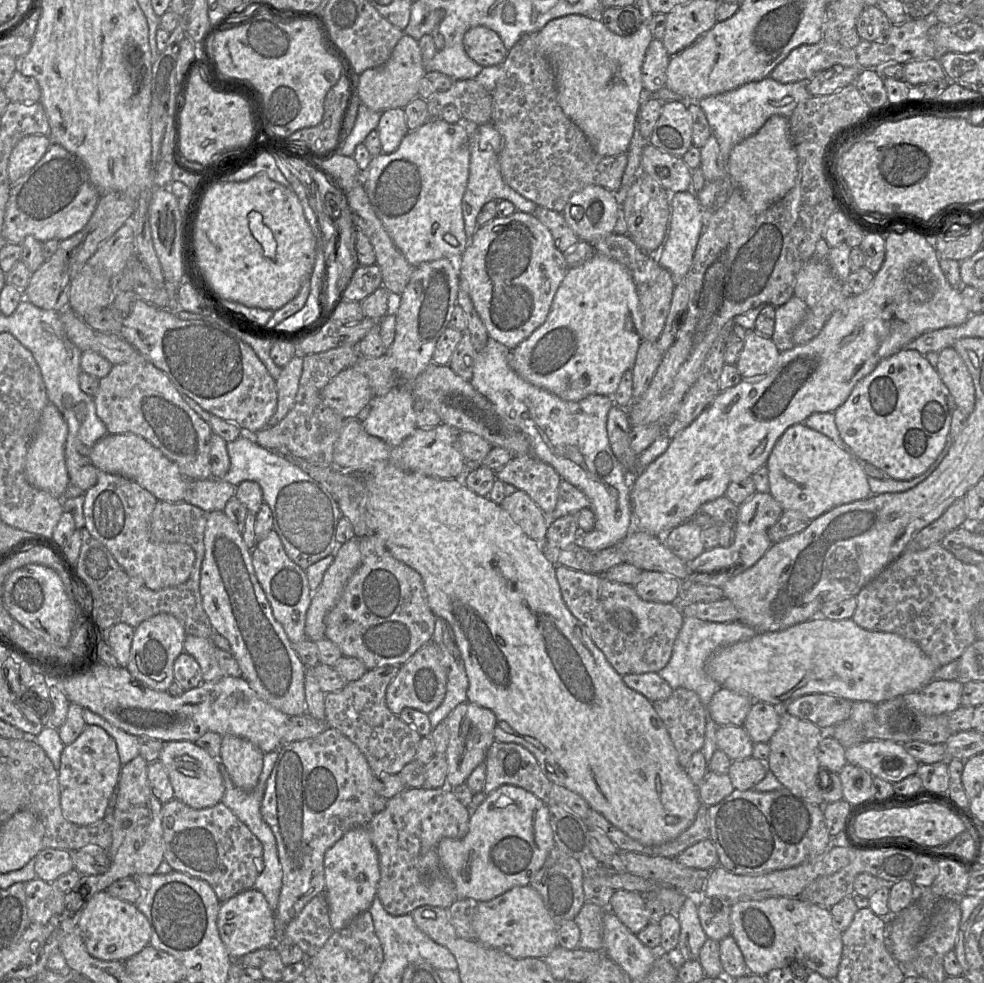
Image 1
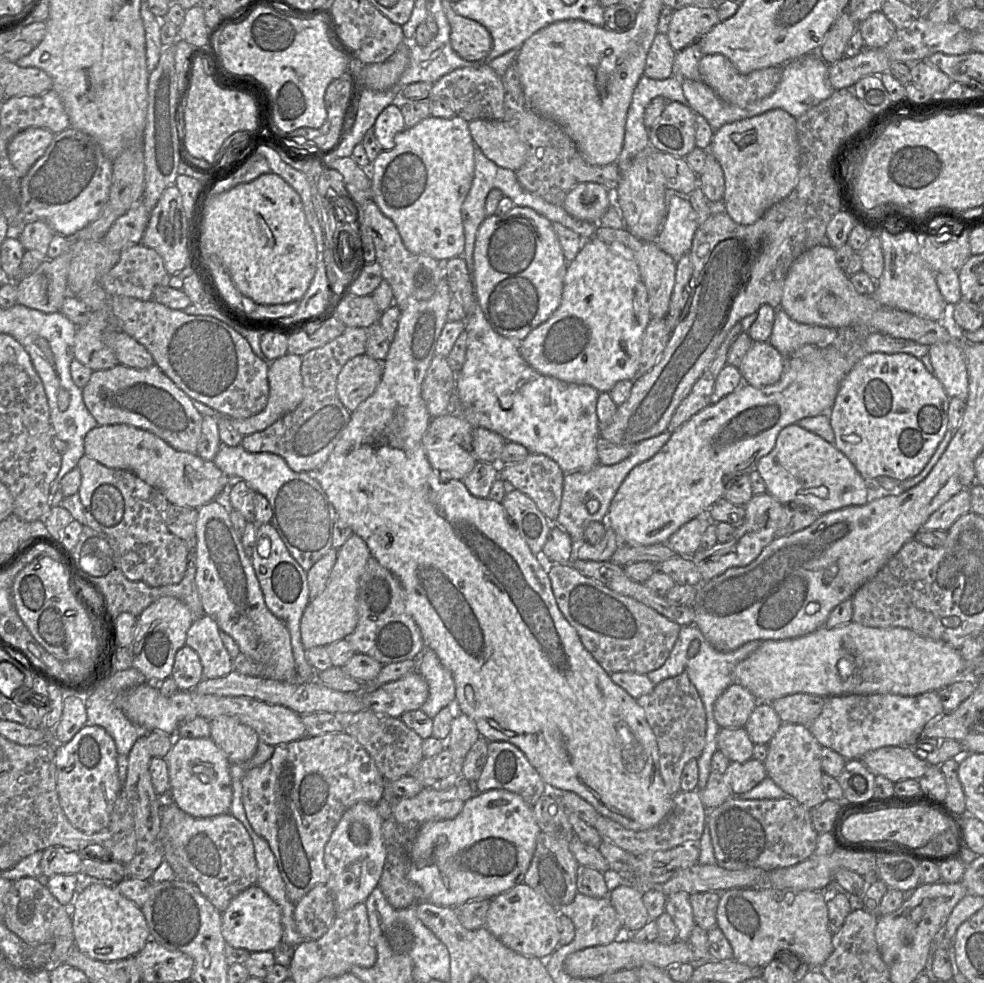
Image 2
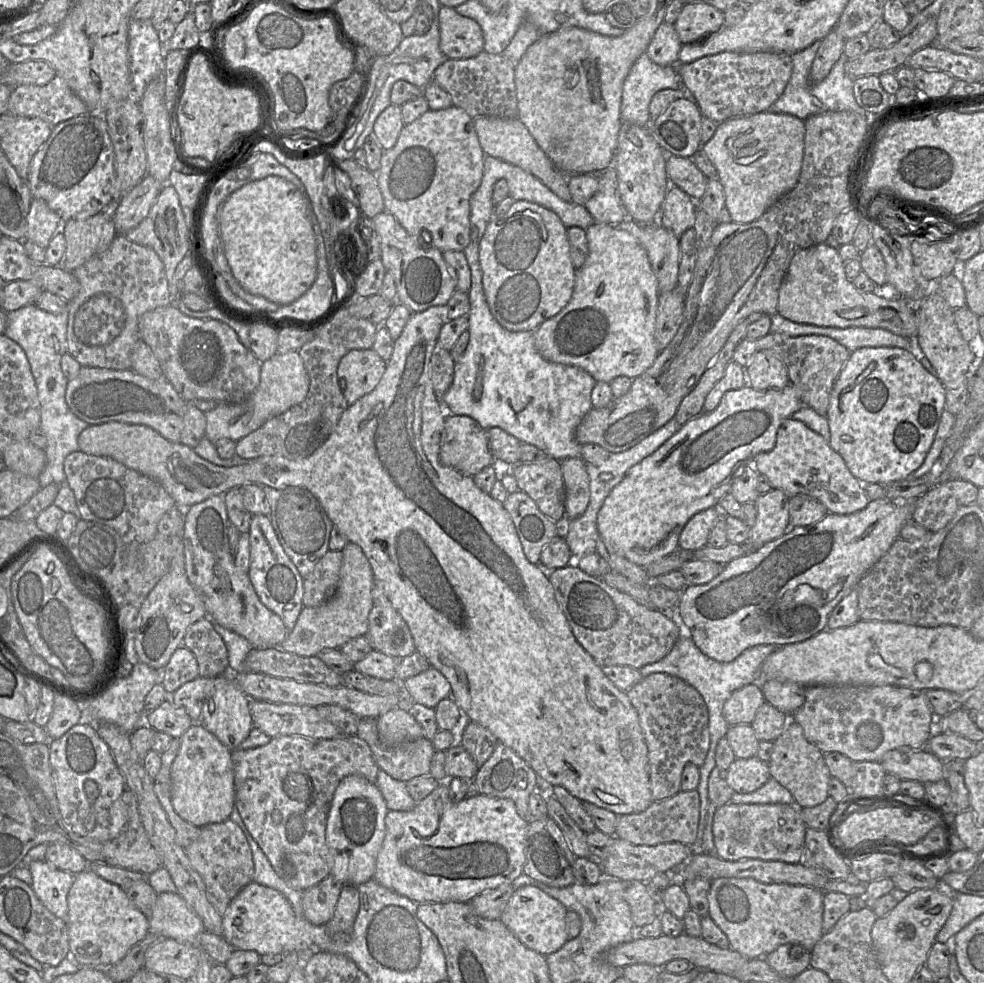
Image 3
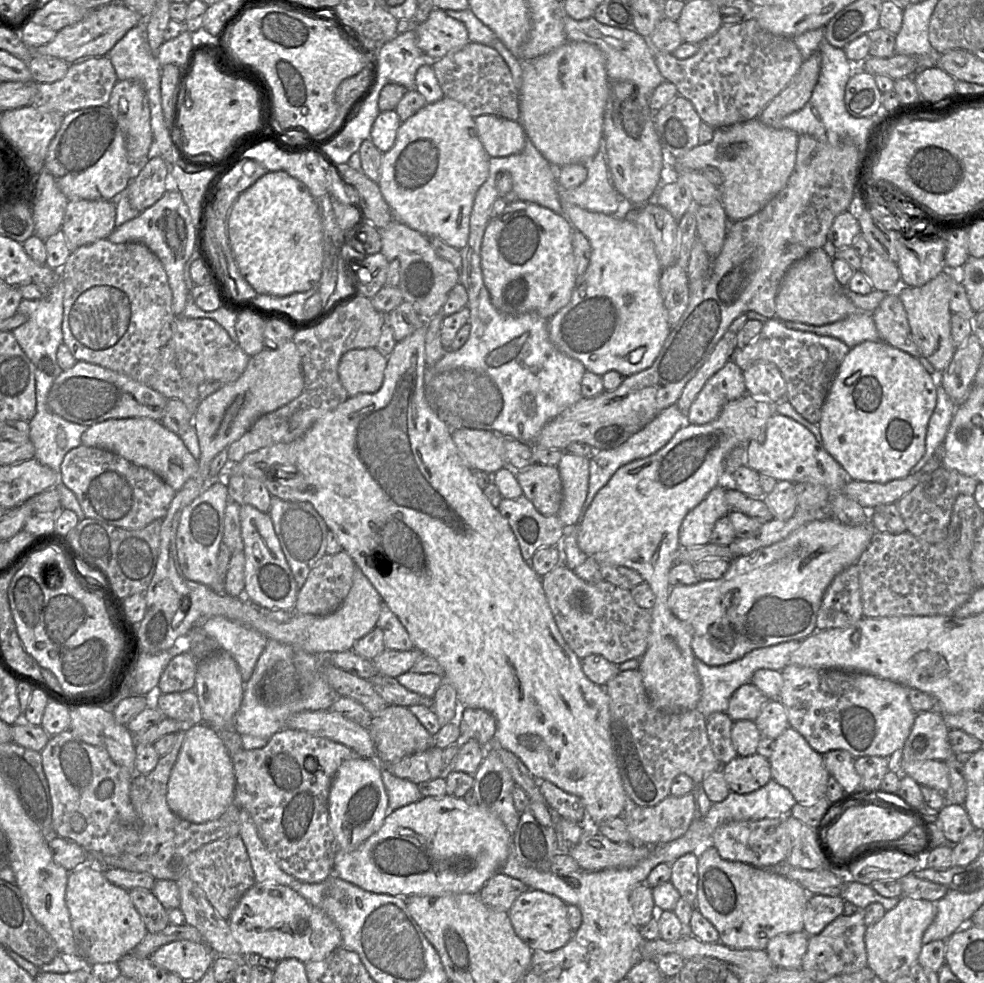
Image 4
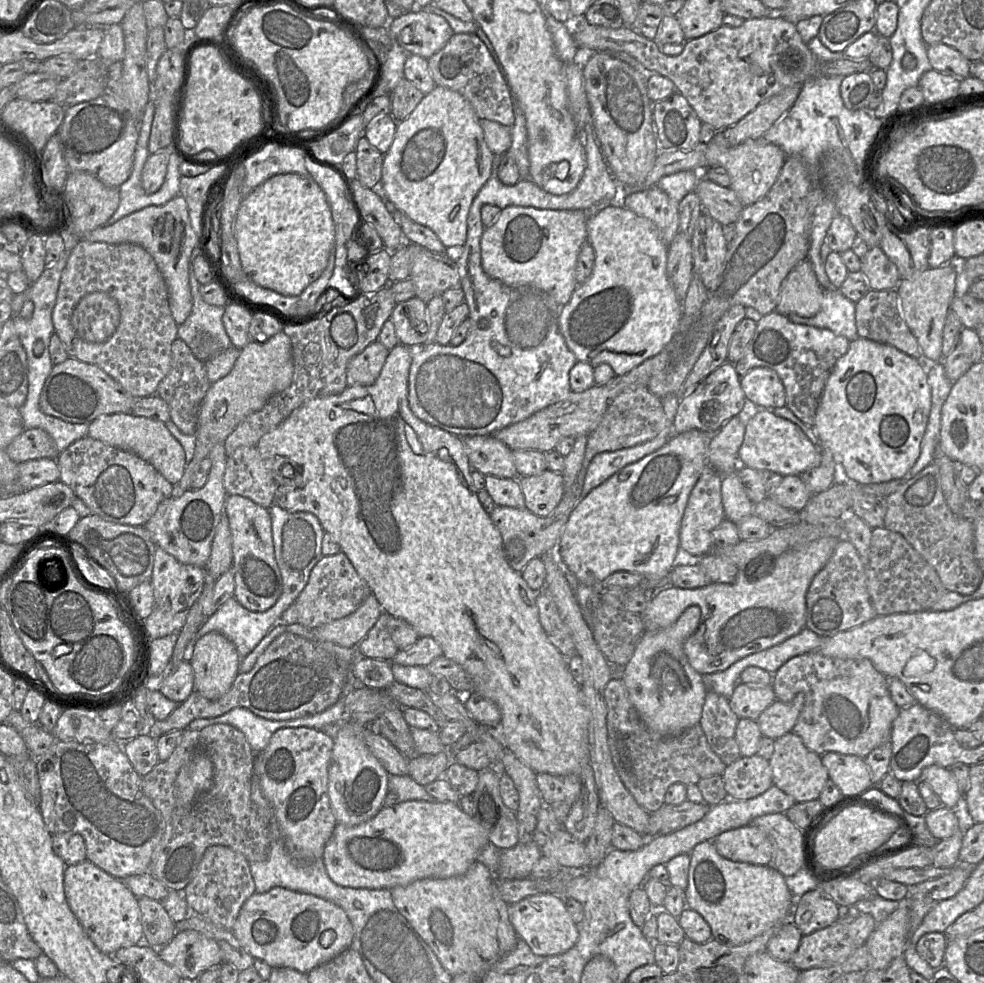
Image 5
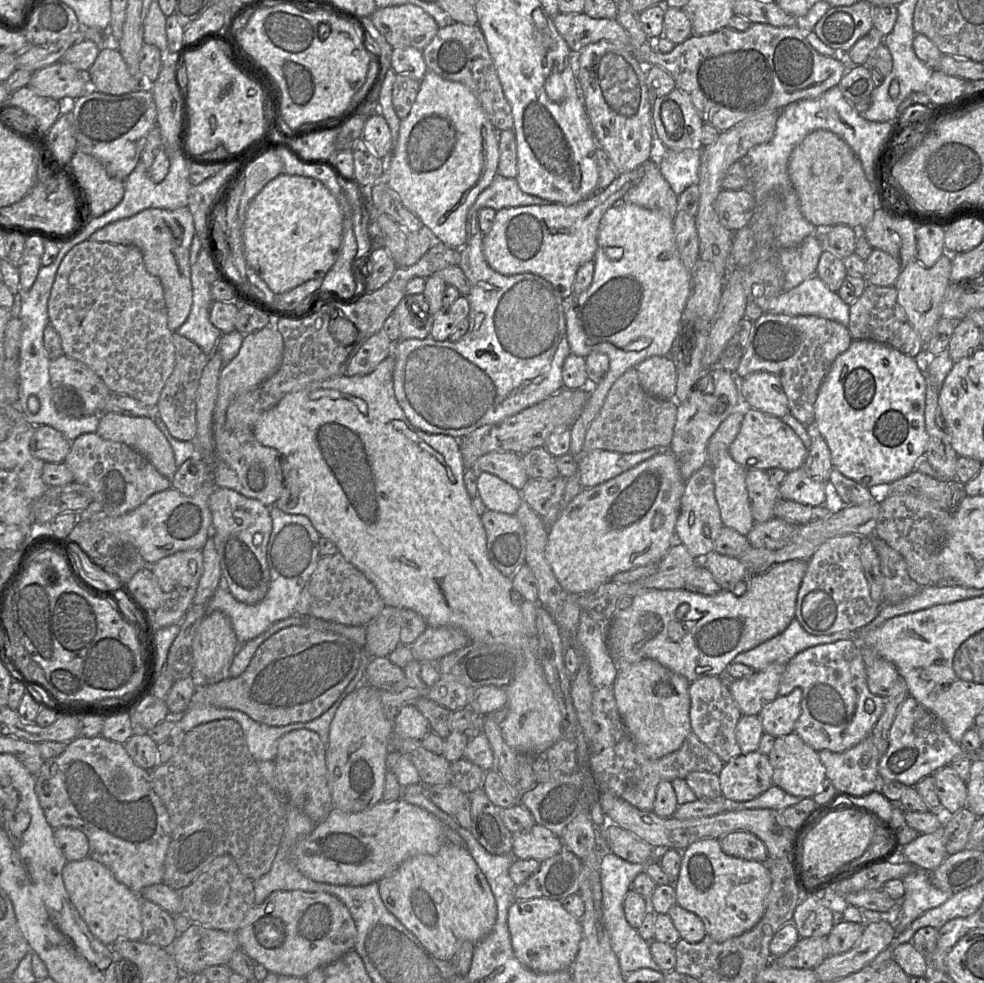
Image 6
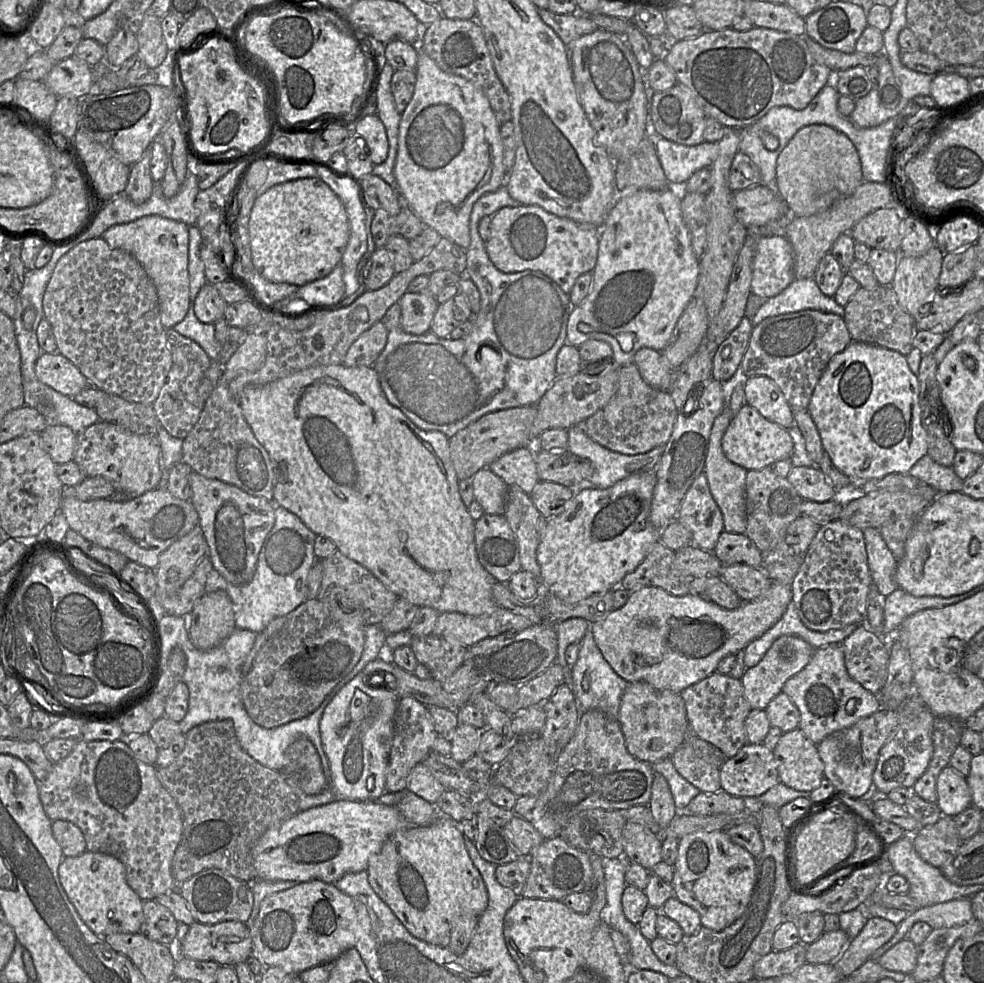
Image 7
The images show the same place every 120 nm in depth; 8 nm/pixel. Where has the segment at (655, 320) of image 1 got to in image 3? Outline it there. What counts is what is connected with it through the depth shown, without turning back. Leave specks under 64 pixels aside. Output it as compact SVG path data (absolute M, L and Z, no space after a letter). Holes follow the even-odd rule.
M633 220L611 226L629 232L646 250L657 278L659 295L677 288L680 242L676 235L658 224L642 229Z

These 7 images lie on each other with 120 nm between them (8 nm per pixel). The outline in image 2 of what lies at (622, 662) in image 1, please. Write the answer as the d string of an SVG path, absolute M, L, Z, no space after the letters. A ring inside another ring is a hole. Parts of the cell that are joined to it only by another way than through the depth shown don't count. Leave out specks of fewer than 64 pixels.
M550 564L548 576L559 610L576 630L583 646L608 673L633 672L646 674L660 668L669 657L681 626L641 602L621 595L602 583L581 574L570 564Z

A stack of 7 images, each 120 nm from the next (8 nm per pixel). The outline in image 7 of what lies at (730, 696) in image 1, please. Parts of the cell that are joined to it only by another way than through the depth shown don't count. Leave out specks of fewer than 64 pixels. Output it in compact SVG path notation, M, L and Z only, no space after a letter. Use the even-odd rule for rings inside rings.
M784 635L776 639L761 661L756 666L746 669L741 678L751 709L765 710L768 704L782 692L785 682L810 662L814 650L816 649L797 636Z

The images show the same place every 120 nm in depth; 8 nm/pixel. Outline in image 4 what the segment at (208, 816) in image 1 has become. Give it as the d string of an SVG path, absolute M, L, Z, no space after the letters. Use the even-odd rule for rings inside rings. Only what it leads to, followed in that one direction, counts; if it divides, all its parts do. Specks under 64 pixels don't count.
M240 836L212 841L191 853L188 874L203 890L218 915L226 920L245 892L256 883L246 847Z

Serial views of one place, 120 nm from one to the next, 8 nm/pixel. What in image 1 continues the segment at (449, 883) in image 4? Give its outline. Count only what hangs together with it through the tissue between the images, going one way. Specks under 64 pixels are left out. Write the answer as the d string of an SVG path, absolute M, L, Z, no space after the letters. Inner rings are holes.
M468 701L457 705L446 718L449 733L445 757L448 764L447 788L465 783L477 765L485 760L486 753L494 742L495 714L484 707ZM502 785L488 794L471 812L467 834L461 839L443 838L438 844L437 853L440 864L453 882L458 897L484 902L515 886L529 885L554 846L547 803L521 787Z

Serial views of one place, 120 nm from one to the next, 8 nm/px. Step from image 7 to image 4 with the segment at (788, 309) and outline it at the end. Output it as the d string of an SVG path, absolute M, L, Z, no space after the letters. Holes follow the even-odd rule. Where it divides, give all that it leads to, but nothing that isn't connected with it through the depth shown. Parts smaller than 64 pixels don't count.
M859 311L846 319L822 326L800 322L784 323L789 329L836 338L845 343L850 349L865 341L880 341L872 315L865 311Z

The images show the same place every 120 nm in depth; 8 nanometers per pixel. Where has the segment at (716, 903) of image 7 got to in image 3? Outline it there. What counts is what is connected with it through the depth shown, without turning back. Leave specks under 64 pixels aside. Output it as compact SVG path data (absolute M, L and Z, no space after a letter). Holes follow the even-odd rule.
M719 878L710 882L709 916L727 936L731 949L749 960L765 958L783 944L800 945L811 952L824 935L823 898L821 890L803 885L764 884L752 878Z

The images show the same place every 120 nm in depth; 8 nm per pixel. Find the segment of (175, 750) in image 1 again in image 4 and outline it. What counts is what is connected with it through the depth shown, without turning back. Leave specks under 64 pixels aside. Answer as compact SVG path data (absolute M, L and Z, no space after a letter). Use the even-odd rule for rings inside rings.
M205 723L188 727L168 781L167 804L171 811L196 824L216 820L234 802L234 792L234 768L219 731Z

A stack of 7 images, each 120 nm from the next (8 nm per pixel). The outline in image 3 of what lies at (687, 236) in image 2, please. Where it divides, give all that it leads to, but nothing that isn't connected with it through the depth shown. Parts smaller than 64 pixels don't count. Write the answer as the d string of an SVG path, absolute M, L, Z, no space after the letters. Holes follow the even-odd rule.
M668 178L667 193L655 224L670 230L679 238L687 229L694 227L697 207L698 202Z

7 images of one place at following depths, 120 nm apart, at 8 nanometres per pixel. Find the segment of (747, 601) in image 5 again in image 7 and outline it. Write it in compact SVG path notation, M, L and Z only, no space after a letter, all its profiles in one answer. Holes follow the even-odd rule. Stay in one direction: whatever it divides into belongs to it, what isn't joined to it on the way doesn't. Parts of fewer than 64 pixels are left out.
M772 583L758 599L742 602L736 609L727 610L701 595L673 596L661 588L645 586L630 592L624 606L611 611L605 619L590 624L590 629L604 659L627 683L644 681L655 689L680 694L687 687L716 672L722 658L736 655L774 626L791 599L790 585Z

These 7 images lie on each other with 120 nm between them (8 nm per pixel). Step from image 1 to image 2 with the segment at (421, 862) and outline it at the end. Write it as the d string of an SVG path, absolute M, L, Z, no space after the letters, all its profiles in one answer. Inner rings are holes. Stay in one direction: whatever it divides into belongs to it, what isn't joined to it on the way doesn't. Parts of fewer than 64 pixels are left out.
M455 785L446 791L434 787L424 788L413 798L399 798L392 807L390 816L382 823L382 838L386 859L378 886L388 903L397 910L409 908L425 901L423 890L408 878L412 845L423 825L428 822L455 818L462 810L464 801Z

